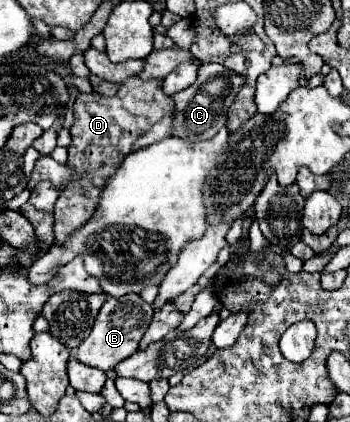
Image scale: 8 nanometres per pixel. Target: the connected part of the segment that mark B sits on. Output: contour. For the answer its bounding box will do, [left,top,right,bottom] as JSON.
[75,294,153,372]

